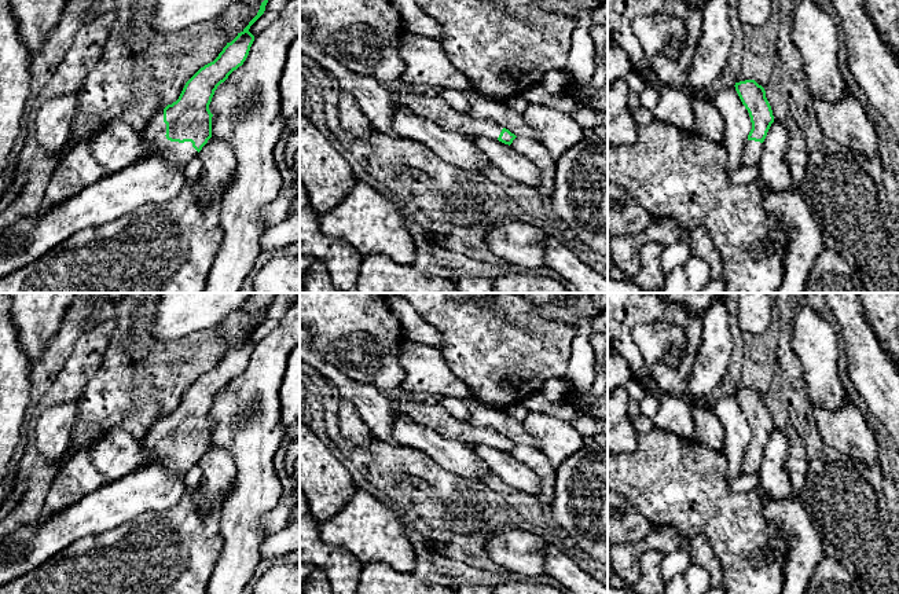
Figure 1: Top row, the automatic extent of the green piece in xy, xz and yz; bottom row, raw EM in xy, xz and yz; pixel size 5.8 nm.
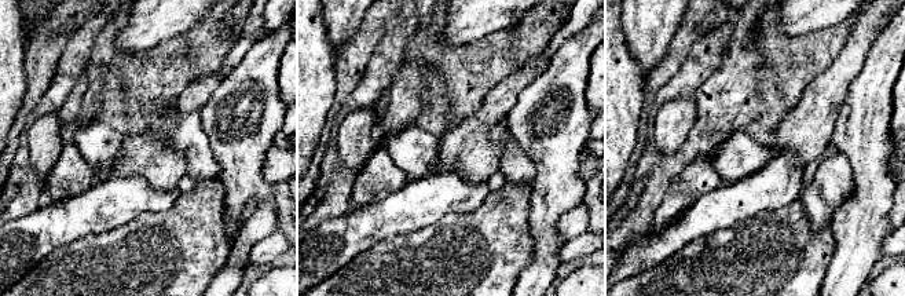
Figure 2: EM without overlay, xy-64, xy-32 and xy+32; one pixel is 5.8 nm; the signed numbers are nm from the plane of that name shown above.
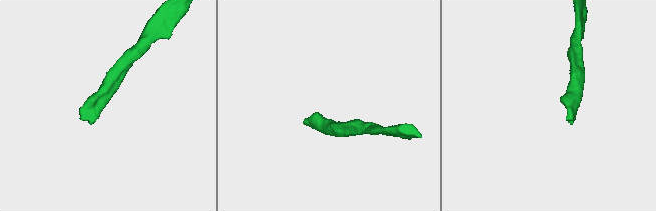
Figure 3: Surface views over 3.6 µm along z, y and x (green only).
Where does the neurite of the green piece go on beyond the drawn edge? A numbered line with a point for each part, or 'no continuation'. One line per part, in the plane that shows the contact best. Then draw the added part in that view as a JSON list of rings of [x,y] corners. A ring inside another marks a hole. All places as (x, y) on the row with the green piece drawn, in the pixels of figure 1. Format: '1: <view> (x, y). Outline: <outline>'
1: xy (153, 136). Outline: [[[162,110],[151,120],[148,126],[140,132],[142,142],[147,147],[147,157],[162,154],[173,165],[186,166],[198,155],[191,142],[170,142],[165,135],[166,124],[164,122]]]

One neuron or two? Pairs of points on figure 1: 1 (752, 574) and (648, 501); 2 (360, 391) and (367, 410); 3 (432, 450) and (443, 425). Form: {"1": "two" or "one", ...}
{"1": "one", "2": "one", "3": "two"}

